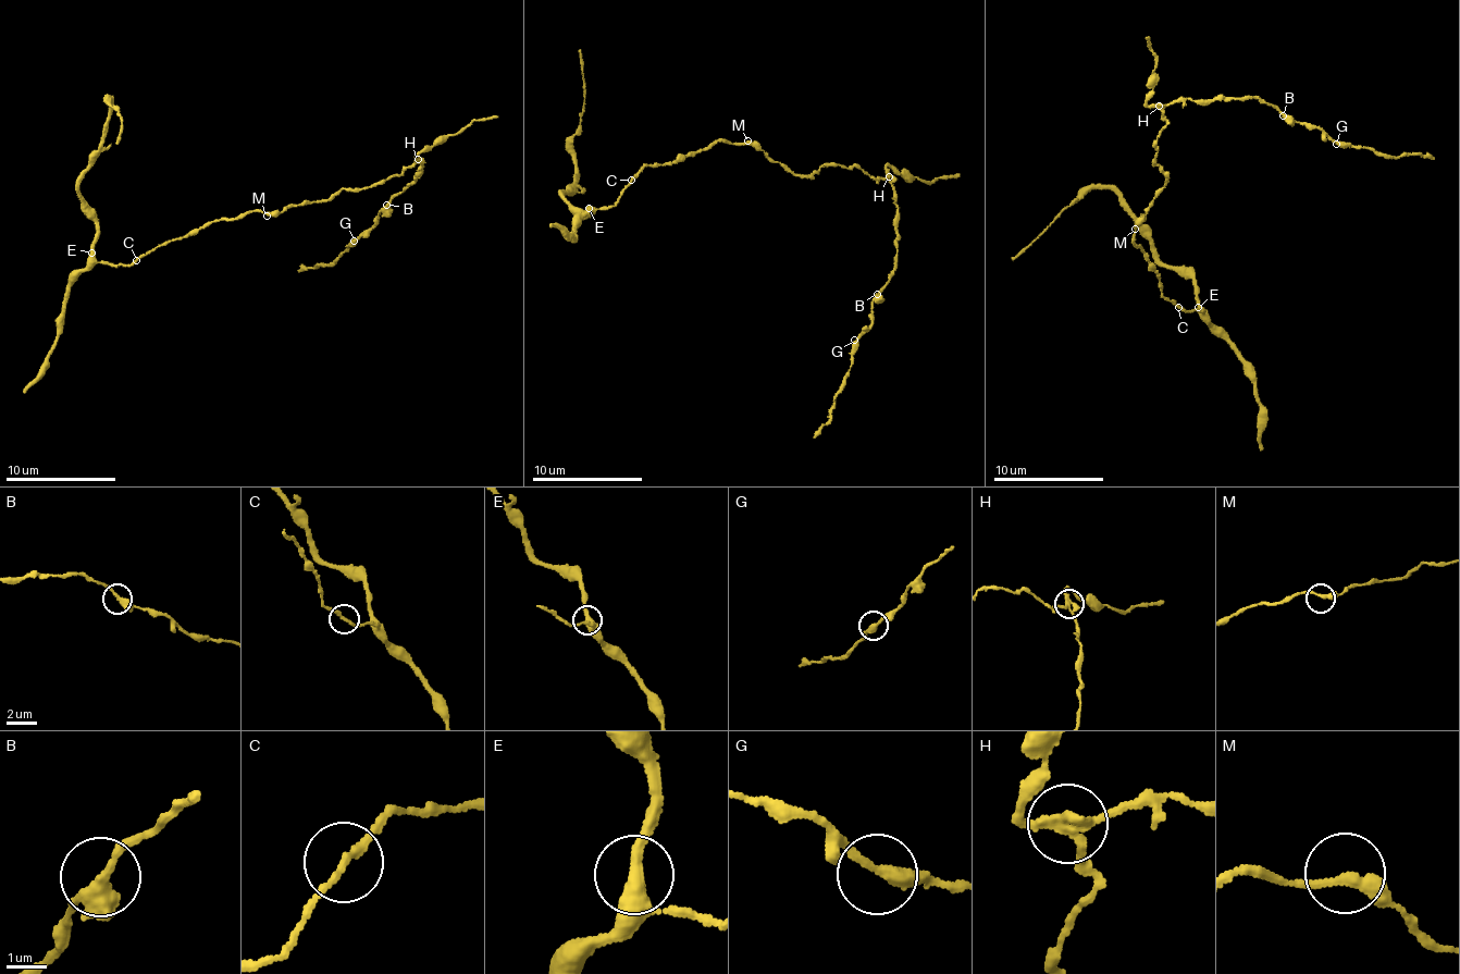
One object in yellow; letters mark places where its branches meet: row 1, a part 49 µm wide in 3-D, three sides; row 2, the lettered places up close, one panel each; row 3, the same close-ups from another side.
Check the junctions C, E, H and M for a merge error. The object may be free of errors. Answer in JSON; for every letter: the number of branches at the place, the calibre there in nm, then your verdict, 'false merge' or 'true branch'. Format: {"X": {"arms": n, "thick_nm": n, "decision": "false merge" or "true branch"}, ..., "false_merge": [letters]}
{"C": {"arms": 2, "thick_nm": 170, "decision": "true branch"}, "E": {"arms": 3, "thick_nm": 320, "decision": "true branch"}, "H": {"arms": 3, "thick_nm": 240, "decision": "false merge"}, "M": {"arms": 2, "thick_nm": 280, "decision": "true branch"}, "false_merge": ["H"]}

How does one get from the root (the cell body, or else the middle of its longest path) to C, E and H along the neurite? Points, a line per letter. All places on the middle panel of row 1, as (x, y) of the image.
C: (747, 145), (716, 140), (670, 162), (647, 165), (632, 179)
E: (747, 145), (716, 140), (670, 162), (647, 165), (611, 206), (589, 208)
H: (747, 145), (762, 145), (772, 161), (795, 175), (830, 164), (856, 165), (876, 181), (888, 175)

